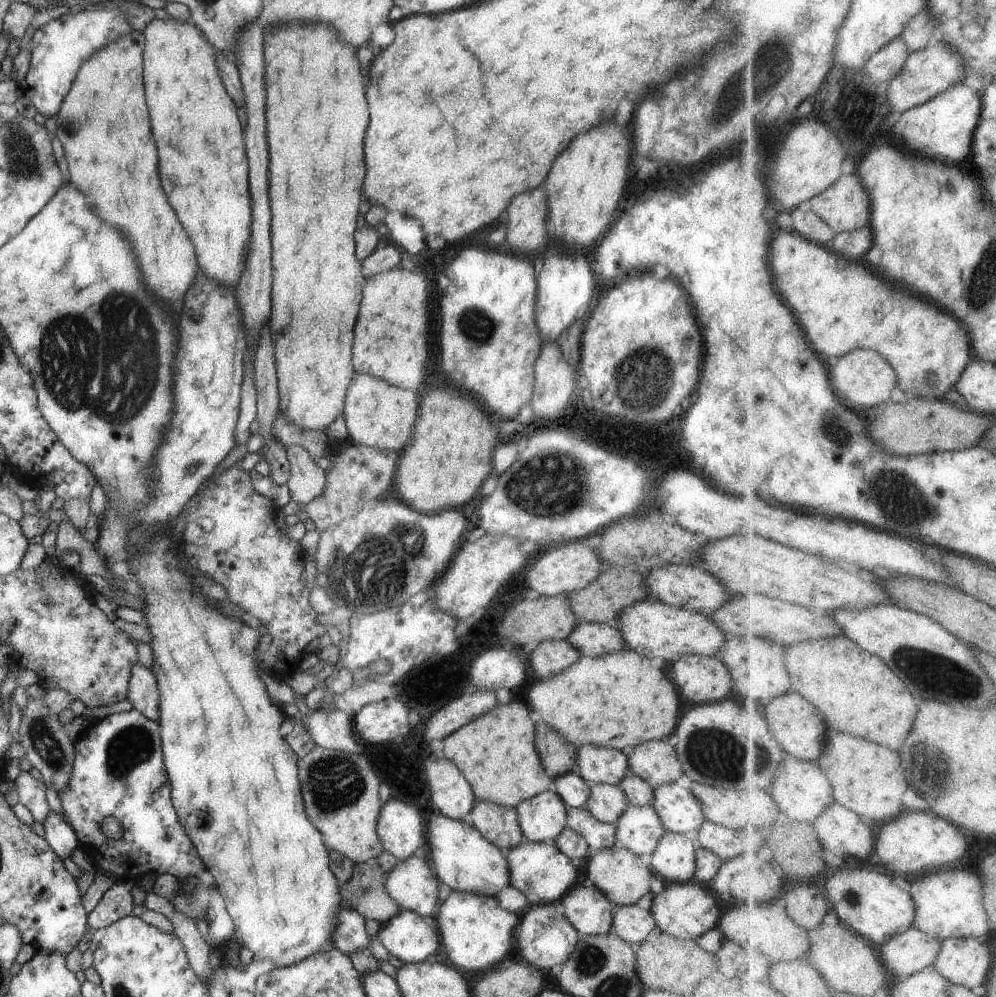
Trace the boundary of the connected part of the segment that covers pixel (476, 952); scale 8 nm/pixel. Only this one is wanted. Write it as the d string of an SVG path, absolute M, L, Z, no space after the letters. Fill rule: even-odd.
M451 890L435 918L446 960L468 974L484 974L508 958L514 946L513 931L519 920L518 916L514 916L514 912L502 908L496 897L480 896L460 890Z

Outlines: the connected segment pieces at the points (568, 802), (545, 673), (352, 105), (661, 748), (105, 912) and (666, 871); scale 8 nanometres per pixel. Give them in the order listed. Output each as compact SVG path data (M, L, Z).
M576 771L554 778L554 790L567 808L585 807L590 796L590 788L590 782L578 776Z
M546 640L525 655L534 674L541 678L553 677L580 660L580 651L567 640Z
M262 19L262 20L261 20L261 21L259 21L259 23L260 23L260 24L261 24L261 25L262 25L262 34L263 34L263 37L264 37L264 36L266 36L266 40L264 40L264 42L266 42L266 54L264 54L264 58L266 58L266 90L268 90L268 98L266 98L266 124L268 124L268 146L270 146L270 206L272 206L272 266L274 266L274 282L272 282L272 316L270 316L270 330L272 330L272 342L274 342L274 352L276 352L276 374L278 374L278 392L279 392L279 398L280 398L280 404L279 404L279 410L280 410L280 412L282 412L282 416L286 416L286 420L288 420L288 422L290 422L290 424L294 424L294 426L296 426L296 428L300 428L300 430L320 430L320 431L324 431L324 430L325 430L325 429L326 429L326 428L328 428L328 426L330 426L330 424L332 424L332 422L334 422L334 420L336 420L336 418L340 418L340 416L343 416L343 410L344 410L344 398L346 398L346 392L348 392L348 388L350 388L350 384L352 384L352 378L354 378L354 370L352 370L352 334L354 334L354 332L352 332L352 328L354 328L354 322L356 322L356 316L358 316L358 308L360 308L360 302L362 302L362 286L364 286L364 284L366 284L366 278L364 278L364 274L362 274L362 266L360 266L360 260L358 260L358 258L356 258L356 254L354 254L354 230L356 230L356 222L358 222L358 210L360 210L360 202L362 202L362 184L364 184L364 174L366 174L366 166L364 166L364 132L366 132L366 128L368 128L368 102L366 102L366 92L364 92L364 88L365 88L365 87L366 87L366 80L367 80L367 78L366 78L366 77L365 77L365 76L364 76L364 75L362 75L362 72L360 72L360 64L358 64L358 58L356 58L356 52L354 52L354 50L352 50L352 48L350 48L350 46L348 46L348 44L342 44L342 40L338 40L338 34L336 34L336 32L334 32L334 30L332 30L332 28L326 28L326 24L314 24L314 22L302 22L302 24L304 24L304 26L288 26L288 28L280 28L280 30L278 30L278 32L266 32L266 28L268 28L268 24L266 24L266 22L264 22L264 20L263 20L263 19Z
M667 740L642 742L634 746L627 757L630 773L648 782L653 788L676 783L684 774L676 749Z
M118 881L109 888L98 904L88 913L88 926L98 930L126 918L132 912L131 883Z
M667 831L651 854L654 874L667 883L694 881L696 849L685 834Z

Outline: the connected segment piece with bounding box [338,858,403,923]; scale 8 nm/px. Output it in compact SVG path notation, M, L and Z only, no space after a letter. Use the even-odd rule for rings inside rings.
M372 858L362 864L355 863L352 878L340 884L338 892L365 920L388 922L398 916L403 908L390 898L384 882L386 873L380 868L378 860Z

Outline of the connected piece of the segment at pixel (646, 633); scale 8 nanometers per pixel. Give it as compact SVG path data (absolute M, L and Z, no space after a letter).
M648 598L624 608L614 626L628 649L658 663L675 662L688 654L717 656L727 638L704 613L688 611Z

